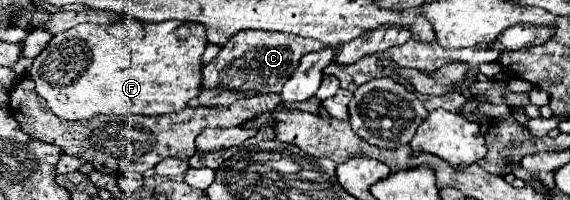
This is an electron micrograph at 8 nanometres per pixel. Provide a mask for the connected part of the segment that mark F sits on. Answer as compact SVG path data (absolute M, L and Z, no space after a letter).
M126 18L126 20L118 20L118 22L110 22L110 24L80 24L74 28L68 28L60 34L54 34L52 40L48 42L48 46L34 58L34 64L30 68L30 78L36 82L36 92L46 100L46 104L50 106L50 110L64 118L64 120L88 120L94 114L126 114L126 116L136 116L136 114L146 114L146 116L158 116L158 114L170 114L170 112L180 112L188 106L190 100L198 98L202 92L202 54L206 50L206 30L204 26L196 26L196 22L144 22L144 20L136 20L136 18Z

